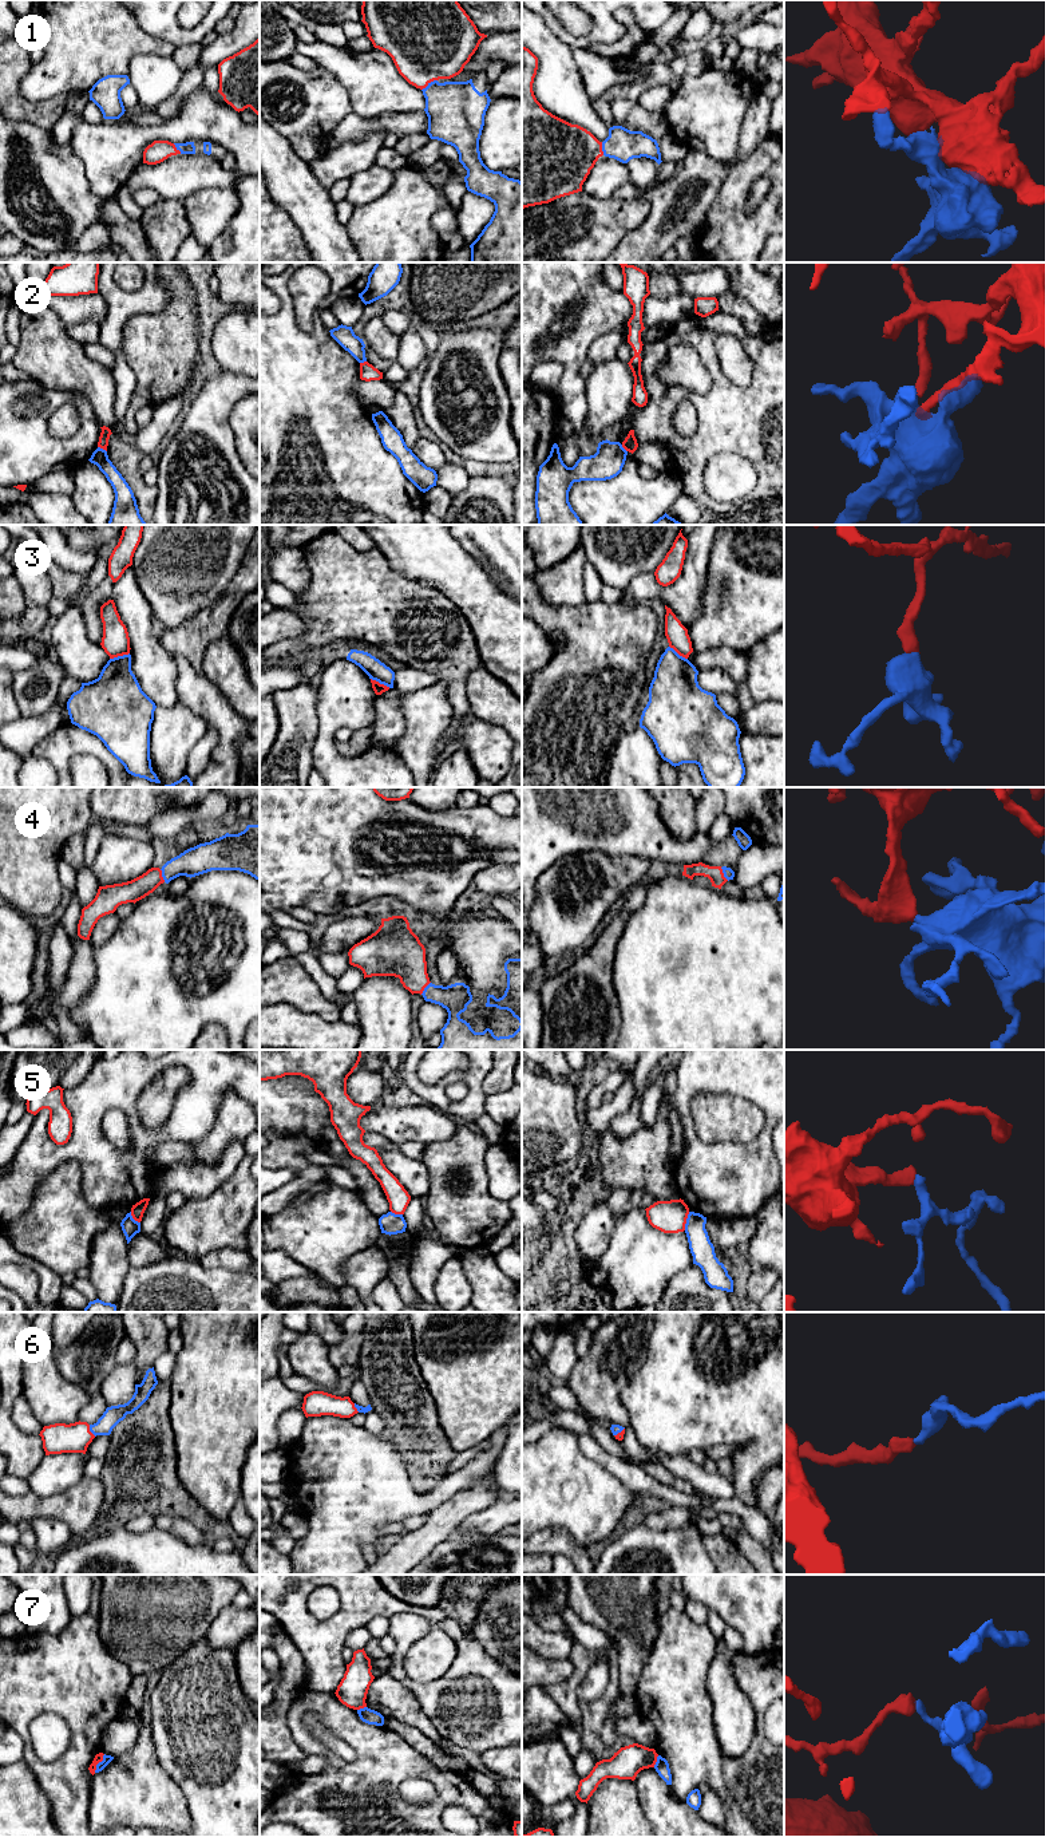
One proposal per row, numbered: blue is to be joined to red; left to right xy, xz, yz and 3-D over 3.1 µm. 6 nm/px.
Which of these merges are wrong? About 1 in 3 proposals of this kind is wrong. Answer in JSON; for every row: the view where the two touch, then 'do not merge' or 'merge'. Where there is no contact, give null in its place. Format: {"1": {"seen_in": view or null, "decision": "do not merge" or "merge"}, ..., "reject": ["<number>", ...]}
{"1": {"seen_in": "xz", "decision": "merge"}, "2": {"seen_in": "xy", "decision": "do not merge"}, "3": {"seen_in": "xy", "decision": "do not merge"}, "4": {"seen_in": "xy", "decision": "merge"}, "5": {"seen_in": "yz", "decision": "do not merge"}, "6": {"seen_in": "xy", "decision": "merge"}, "7": {"seen_in": "xy", "decision": "do not merge"}, "reject": ["2", "3", "5", "7"]}

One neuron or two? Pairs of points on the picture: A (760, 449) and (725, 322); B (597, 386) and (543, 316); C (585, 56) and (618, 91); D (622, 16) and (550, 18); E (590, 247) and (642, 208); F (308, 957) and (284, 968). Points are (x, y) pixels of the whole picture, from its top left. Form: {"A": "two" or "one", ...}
{"A": "one", "B": "two", "C": "two", "D": "two", "E": "one", "F": "two"}

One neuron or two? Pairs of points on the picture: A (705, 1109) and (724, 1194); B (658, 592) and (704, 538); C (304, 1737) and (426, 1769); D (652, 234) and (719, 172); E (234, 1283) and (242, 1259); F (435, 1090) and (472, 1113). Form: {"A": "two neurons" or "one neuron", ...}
{"A": "two neurons", "B": "one neuron", "C": "one neuron", "D": "one neuron", "E": "two neurons", "F": "one neuron"}

